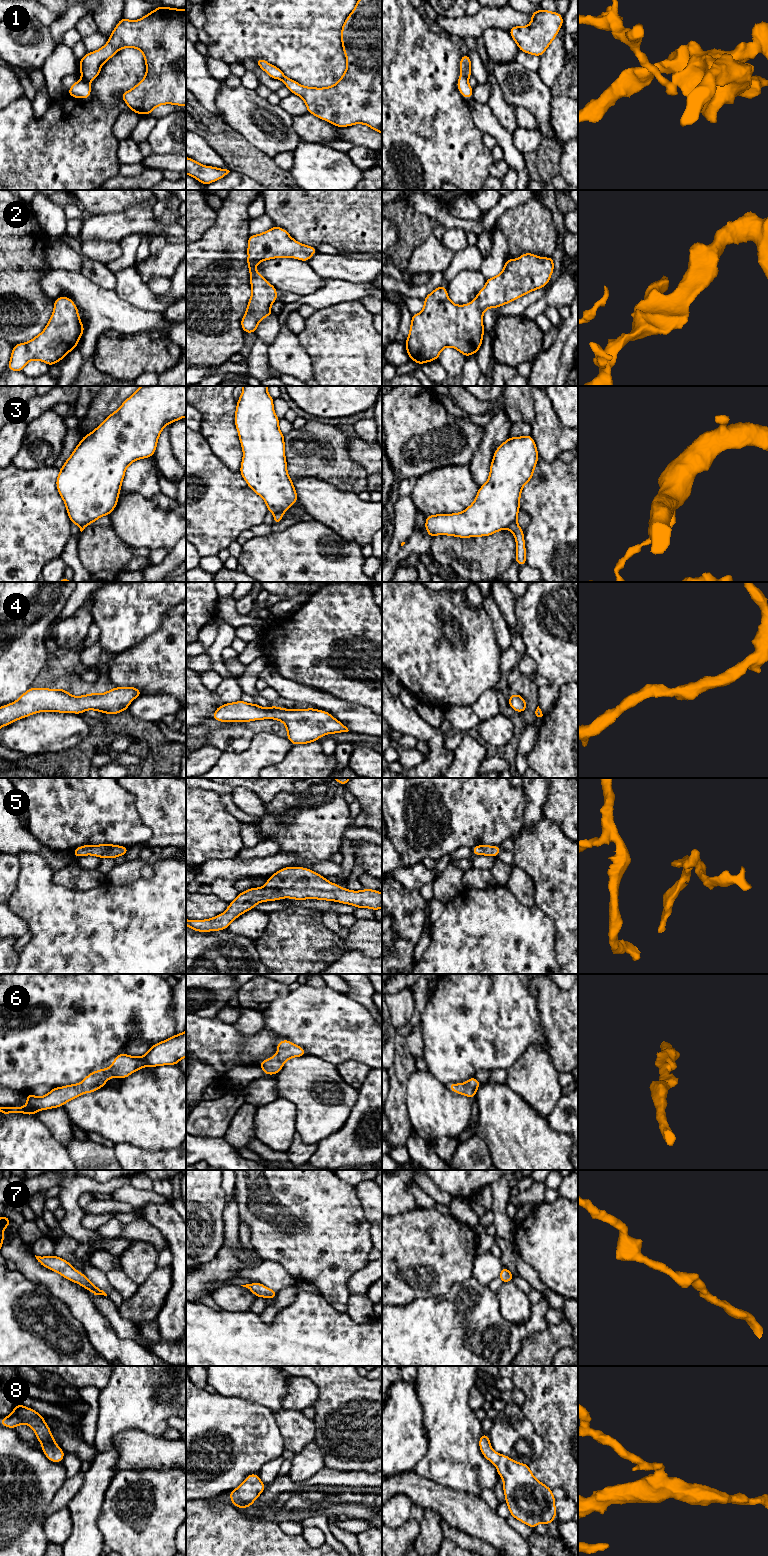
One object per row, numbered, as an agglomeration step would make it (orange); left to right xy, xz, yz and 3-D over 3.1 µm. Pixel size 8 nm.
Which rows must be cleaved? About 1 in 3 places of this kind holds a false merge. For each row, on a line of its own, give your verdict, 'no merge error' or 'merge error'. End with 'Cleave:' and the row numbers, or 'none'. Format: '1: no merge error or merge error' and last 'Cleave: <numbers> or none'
1: merge error
2: no merge error
3: merge error
4: no merge error
5: no merge error
6: no merge error
7: no merge error
8: no merge error
Cleave: 1, 3

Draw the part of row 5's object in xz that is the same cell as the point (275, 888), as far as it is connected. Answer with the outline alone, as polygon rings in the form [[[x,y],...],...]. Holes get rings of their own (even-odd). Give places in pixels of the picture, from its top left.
[[[291,866],[270,876],[262,888],[252,887],[239,893],[222,914],[199,921],[186,919],[186,926],[199,932],[224,930],[241,914],[254,909],[256,904],[283,898],[335,901],[374,911],[382,908],[382,893],[379,891],[351,891],[327,881],[311,869]]]

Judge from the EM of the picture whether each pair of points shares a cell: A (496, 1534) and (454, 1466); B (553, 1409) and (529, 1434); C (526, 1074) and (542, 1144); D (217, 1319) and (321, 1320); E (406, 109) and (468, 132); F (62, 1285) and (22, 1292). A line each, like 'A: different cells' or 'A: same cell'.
A: different cells
B: different cells
C: different cells
D: same cell
E: same cell
F: different cells

